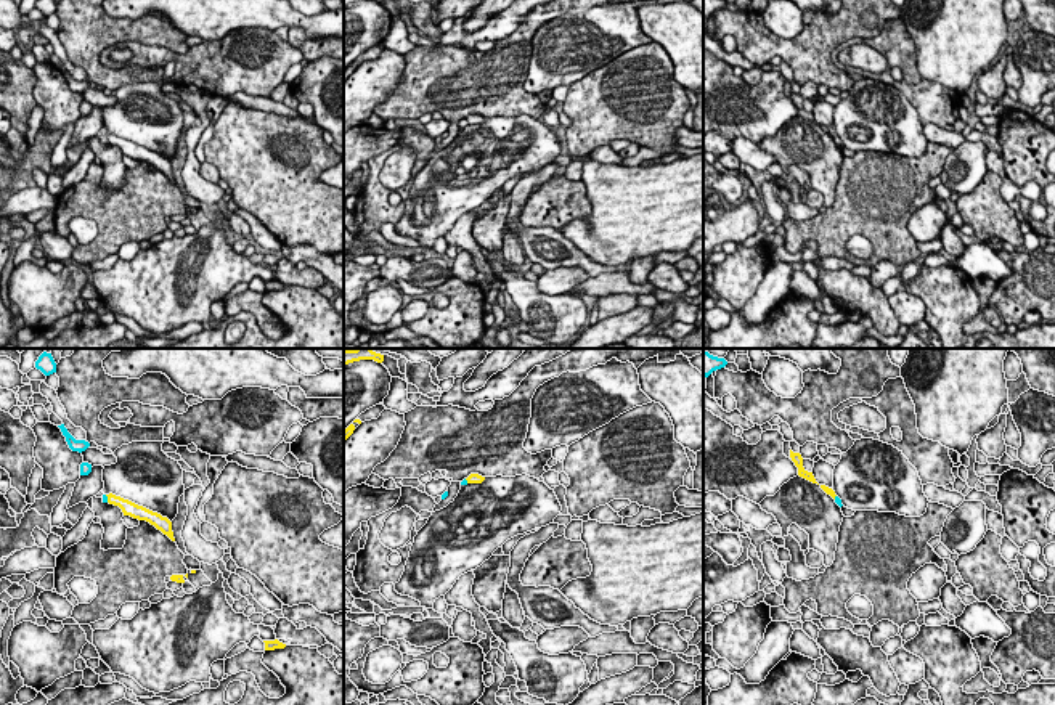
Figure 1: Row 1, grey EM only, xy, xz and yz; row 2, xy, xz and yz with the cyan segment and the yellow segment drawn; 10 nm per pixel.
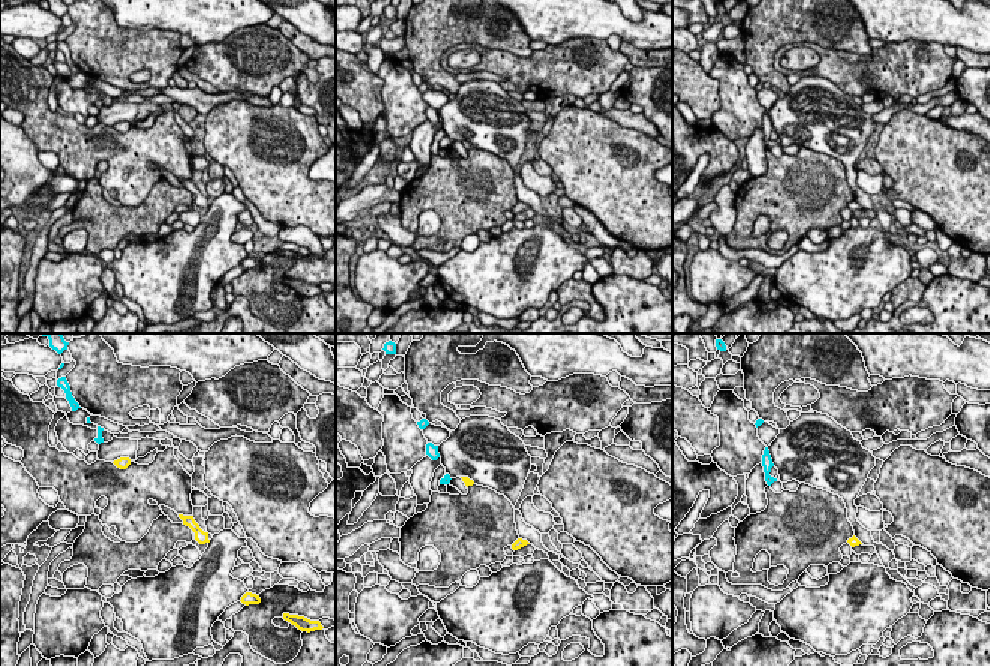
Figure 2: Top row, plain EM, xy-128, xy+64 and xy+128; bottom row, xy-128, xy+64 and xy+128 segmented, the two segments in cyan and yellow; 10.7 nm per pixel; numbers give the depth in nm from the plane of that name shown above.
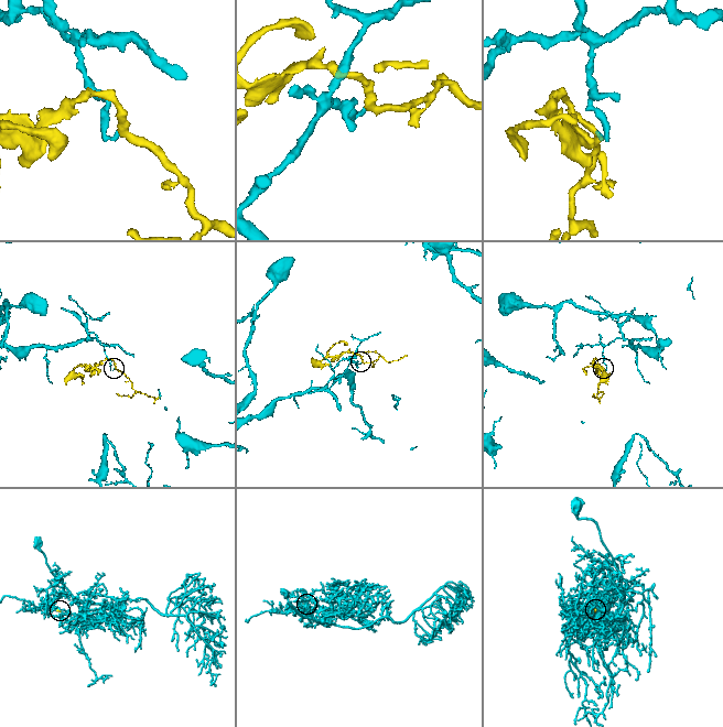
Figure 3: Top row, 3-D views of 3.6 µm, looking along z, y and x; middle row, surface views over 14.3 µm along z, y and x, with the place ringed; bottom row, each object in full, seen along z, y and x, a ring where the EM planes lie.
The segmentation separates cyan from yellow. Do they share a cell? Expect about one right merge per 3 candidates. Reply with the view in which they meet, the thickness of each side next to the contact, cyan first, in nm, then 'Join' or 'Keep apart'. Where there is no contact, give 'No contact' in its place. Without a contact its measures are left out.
Touches cyan in xy. Thickness 60 nm (cyan) against 140 nm. Keep apart

